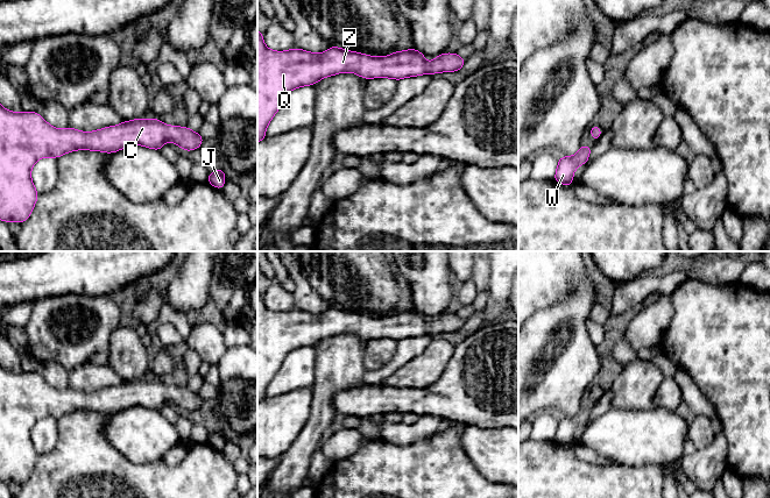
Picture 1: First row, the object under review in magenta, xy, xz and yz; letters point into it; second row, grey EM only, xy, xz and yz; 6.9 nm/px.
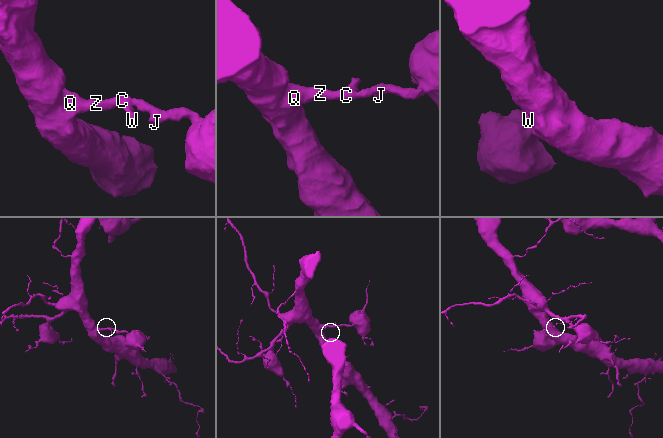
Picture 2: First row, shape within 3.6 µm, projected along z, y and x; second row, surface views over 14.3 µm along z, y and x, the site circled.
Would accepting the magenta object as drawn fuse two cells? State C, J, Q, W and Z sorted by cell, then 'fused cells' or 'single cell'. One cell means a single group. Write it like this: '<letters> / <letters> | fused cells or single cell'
C J Q W Z | single cell

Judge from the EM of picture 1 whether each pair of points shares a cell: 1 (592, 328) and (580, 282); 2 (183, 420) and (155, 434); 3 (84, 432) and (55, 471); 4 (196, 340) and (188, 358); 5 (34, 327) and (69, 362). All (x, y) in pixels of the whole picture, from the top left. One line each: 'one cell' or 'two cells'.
1: two cells
2: two cells
3: one cell
4: two cells
5: one cell

